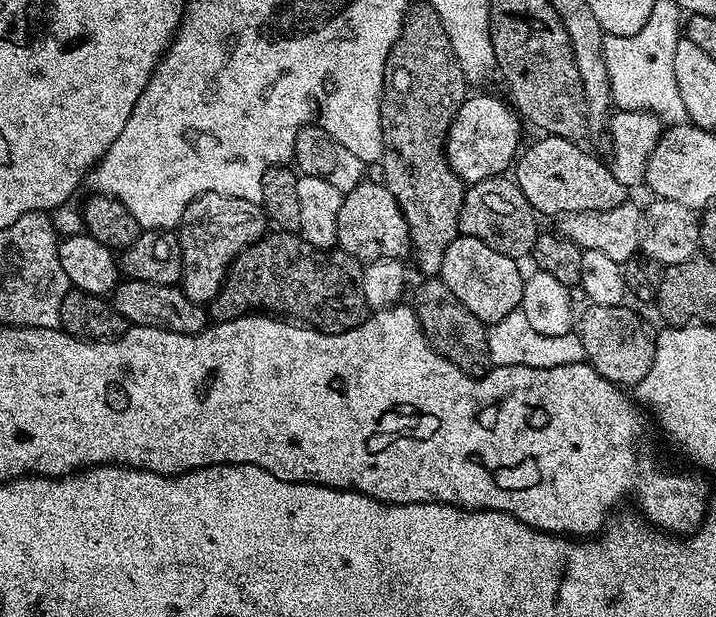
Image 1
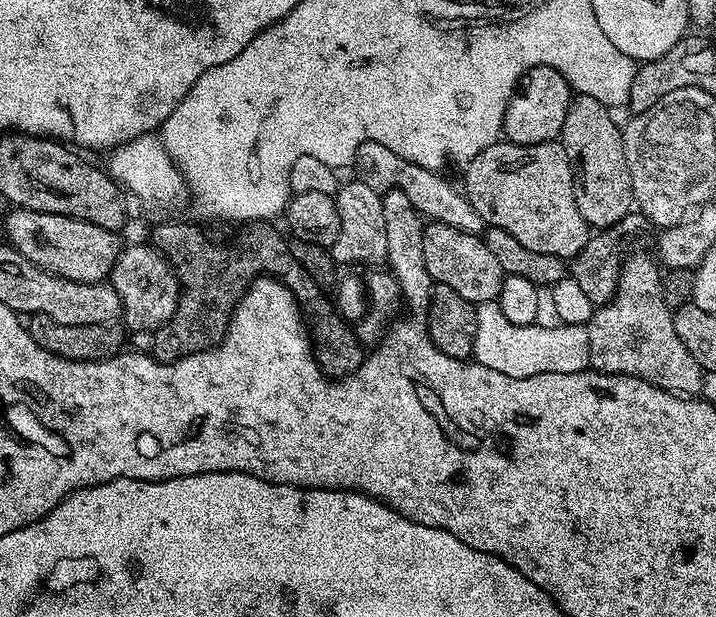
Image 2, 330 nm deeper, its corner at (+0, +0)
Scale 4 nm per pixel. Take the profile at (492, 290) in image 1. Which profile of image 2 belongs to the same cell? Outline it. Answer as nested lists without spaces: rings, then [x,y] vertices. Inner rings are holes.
[[[429,223],[422,238],[422,258],[426,270],[437,284],[450,286],[450,290],[462,294],[474,306],[495,301],[500,295],[500,287],[506,273],[490,250],[486,250],[483,239],[471,232],[463,232],[445,224]]]

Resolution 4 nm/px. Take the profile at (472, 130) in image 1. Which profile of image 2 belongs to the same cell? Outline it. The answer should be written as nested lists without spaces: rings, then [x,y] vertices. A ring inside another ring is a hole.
[[[550,66],[531,68],[516,85],[510,102],[506,106],[502,136],[507,143],[534,146],[544,144],[547,140],[556,140],[562,130],[562,122],[566,122],[568,105],[572,103],[574,93],[572,88]]]

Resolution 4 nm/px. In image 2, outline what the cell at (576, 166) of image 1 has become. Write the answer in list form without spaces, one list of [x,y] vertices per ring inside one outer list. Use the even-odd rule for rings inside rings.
[[[556,140],[525,148],[521,144],[497,142],[475,156],[463,172],[462,191],[488,228],[506,230],[526,250],[550,254],[565,262],[586,246],[590,229],[582,214],[578,214],[572,189],[572,164]]]

